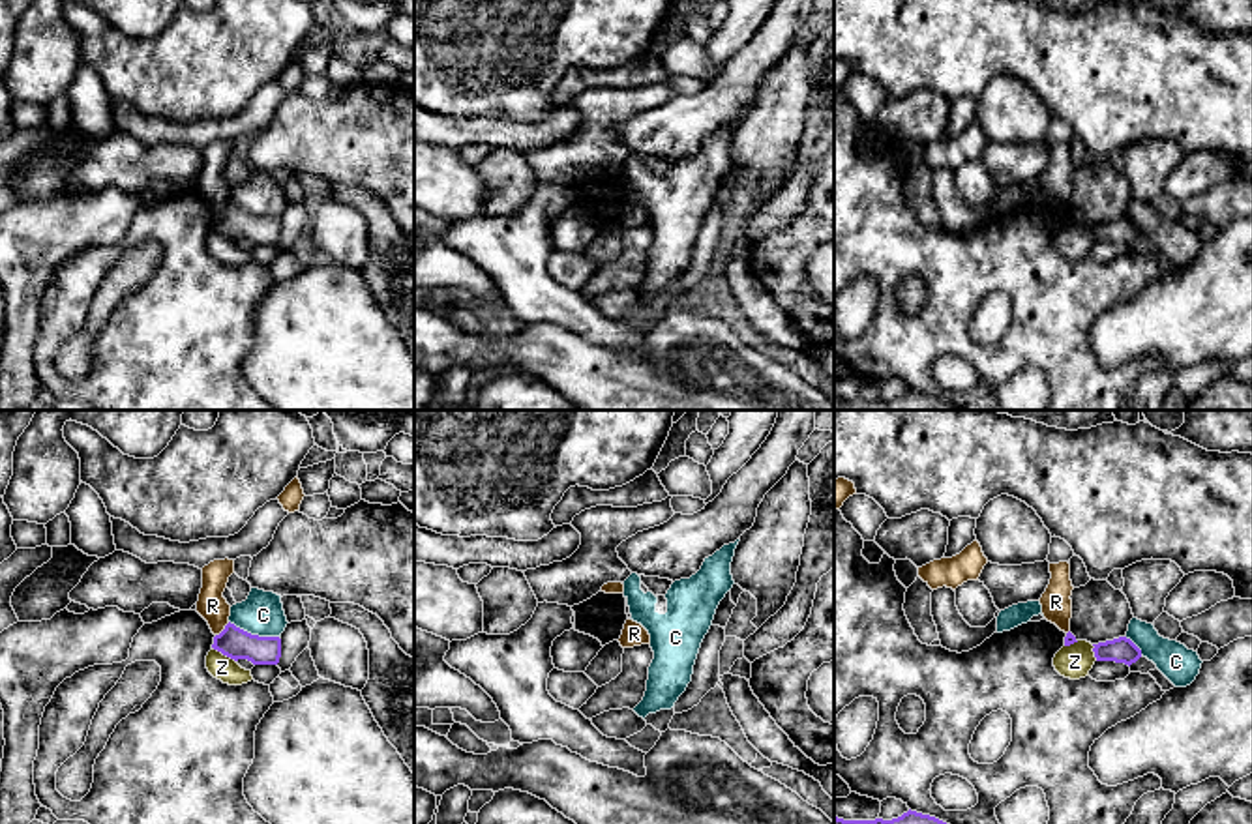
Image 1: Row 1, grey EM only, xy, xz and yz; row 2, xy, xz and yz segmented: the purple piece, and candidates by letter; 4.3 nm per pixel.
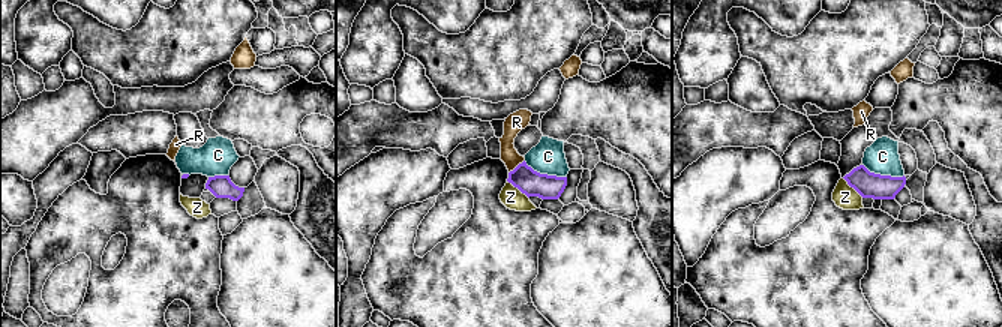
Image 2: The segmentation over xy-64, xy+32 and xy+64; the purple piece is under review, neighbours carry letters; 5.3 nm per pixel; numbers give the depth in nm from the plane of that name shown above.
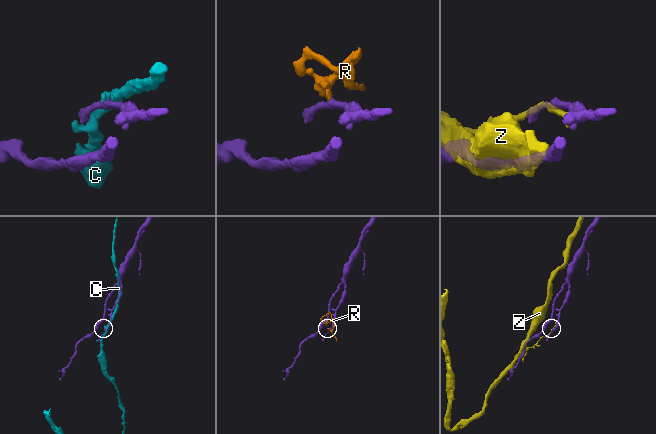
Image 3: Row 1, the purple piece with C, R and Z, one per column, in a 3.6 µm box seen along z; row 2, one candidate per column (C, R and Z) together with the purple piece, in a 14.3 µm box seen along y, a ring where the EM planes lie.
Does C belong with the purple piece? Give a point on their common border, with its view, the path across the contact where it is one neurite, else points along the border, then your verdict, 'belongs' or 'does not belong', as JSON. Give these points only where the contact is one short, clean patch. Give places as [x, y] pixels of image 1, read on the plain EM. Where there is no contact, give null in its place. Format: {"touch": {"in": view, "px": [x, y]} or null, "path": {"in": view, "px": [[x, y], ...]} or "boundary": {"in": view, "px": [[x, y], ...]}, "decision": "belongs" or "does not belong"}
{"touch": {"in": "xy", "px": [253, 216]}, "decision": "does not belong"}

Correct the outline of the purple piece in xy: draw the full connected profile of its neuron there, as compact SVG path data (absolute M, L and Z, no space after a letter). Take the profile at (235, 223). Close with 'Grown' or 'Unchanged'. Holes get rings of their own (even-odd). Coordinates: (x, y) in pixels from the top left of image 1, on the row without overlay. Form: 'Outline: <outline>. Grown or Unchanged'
Outline: M231 202L214 217L212 228L234 242L247 240L253 245L277 245L281 238L279 217L251 215Z. Unchanged

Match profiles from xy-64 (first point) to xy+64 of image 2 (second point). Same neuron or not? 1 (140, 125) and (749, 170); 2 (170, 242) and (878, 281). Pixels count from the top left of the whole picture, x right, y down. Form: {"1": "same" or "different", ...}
{"1": "different", "2": "different"}

